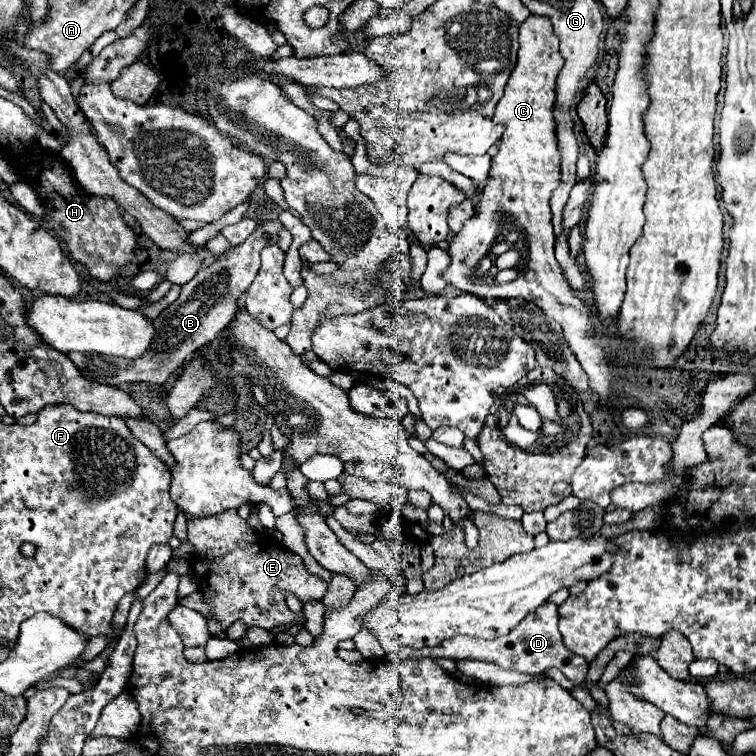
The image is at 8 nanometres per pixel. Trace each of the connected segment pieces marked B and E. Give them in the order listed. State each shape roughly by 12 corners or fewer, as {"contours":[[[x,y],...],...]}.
{"contours":[[[280,221],[200,269],[136,359],[74,353],[114,387],[166,379],[234,319]],[[228,509],[188,517],[210,619],[304,625],[328,583]]]}

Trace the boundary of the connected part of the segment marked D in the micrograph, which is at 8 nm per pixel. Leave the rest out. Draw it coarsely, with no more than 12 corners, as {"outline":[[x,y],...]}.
{"outline":[[546,601],[508,635],[456,635],[402,647],[401,660],[480,659],[538,675],[560,669],[574,685],[584,657],[564,647],[558,605]]}

